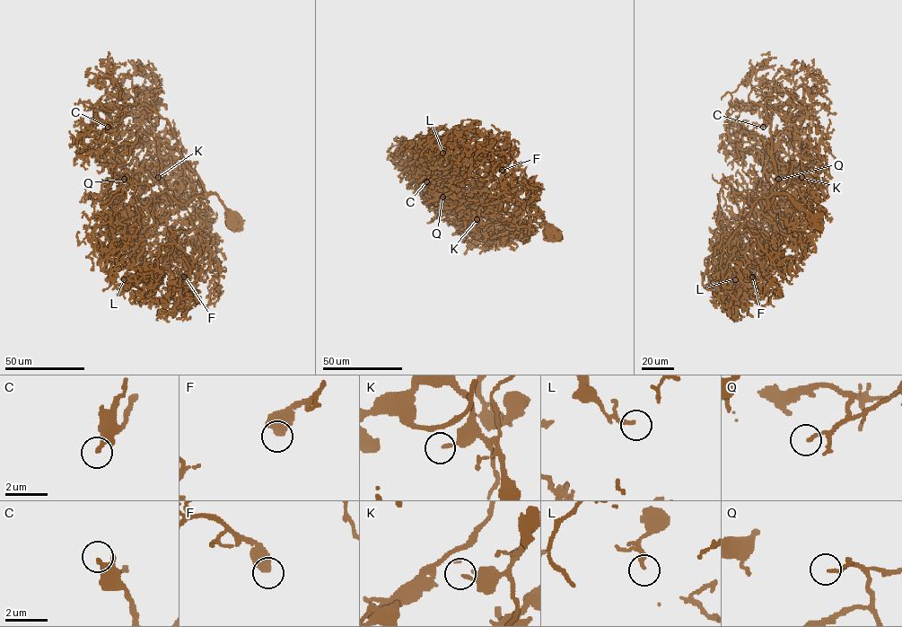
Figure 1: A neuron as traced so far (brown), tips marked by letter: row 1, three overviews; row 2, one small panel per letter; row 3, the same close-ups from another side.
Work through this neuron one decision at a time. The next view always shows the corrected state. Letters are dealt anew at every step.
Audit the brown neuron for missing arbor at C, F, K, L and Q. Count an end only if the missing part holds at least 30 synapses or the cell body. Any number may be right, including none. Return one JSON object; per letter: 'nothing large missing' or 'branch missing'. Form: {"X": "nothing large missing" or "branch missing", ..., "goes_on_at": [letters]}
{"C": "nothing large missing", "F": "branch missing", "K": "branch missing", "L": "nothing large missing", "Q": "nothing large missing", "goes_on_at": ["F", "K"]}

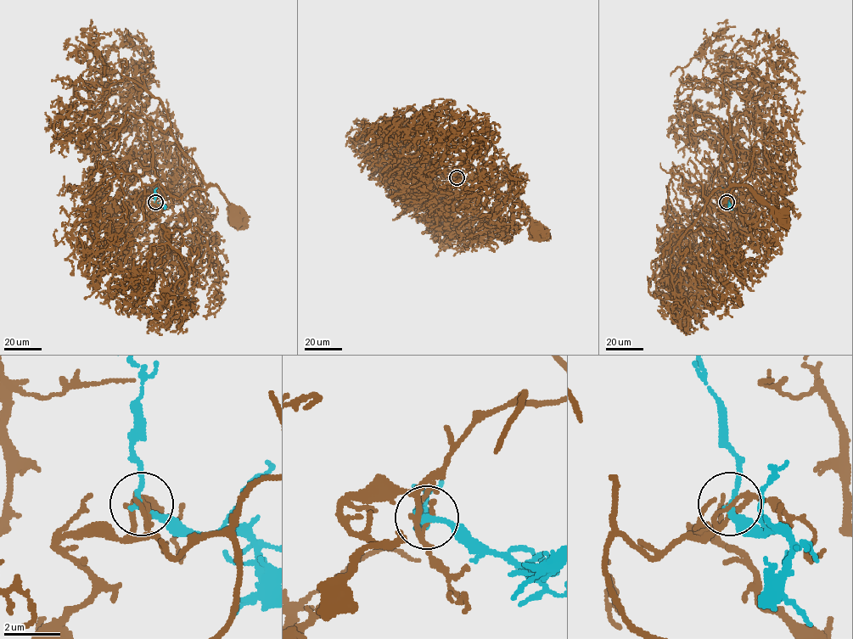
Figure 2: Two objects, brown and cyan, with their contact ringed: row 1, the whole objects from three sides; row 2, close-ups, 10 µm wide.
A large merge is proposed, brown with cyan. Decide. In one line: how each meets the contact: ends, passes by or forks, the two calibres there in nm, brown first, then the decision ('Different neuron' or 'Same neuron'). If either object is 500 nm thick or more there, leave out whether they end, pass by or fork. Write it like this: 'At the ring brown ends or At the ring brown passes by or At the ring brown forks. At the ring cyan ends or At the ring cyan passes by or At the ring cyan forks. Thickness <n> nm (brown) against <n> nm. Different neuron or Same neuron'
At the ring brown passes by. At the ring cyan passes by. Thickness 130 nm (brown) against 180 nm. Different neuron

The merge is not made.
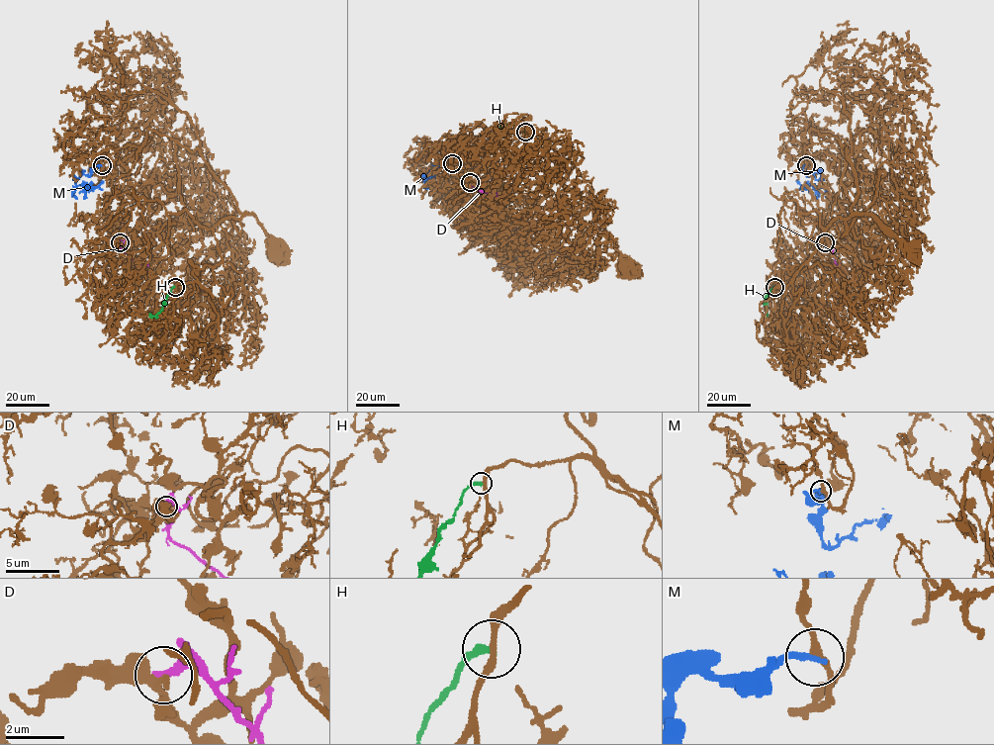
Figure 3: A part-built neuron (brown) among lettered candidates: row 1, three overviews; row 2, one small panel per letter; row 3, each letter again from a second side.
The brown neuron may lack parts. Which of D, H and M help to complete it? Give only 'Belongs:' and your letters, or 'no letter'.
Belongs: M

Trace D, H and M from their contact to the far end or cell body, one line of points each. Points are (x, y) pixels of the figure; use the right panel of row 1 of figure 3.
D: (825, 242), (832, 248), (836, 266), (847, 271)
H: (774, 287), (765, 297), (769, 316), (767, 313)
M: (806, 165), (806, 175), (812, 175), (820, 184), (802, 187), (796, 181)

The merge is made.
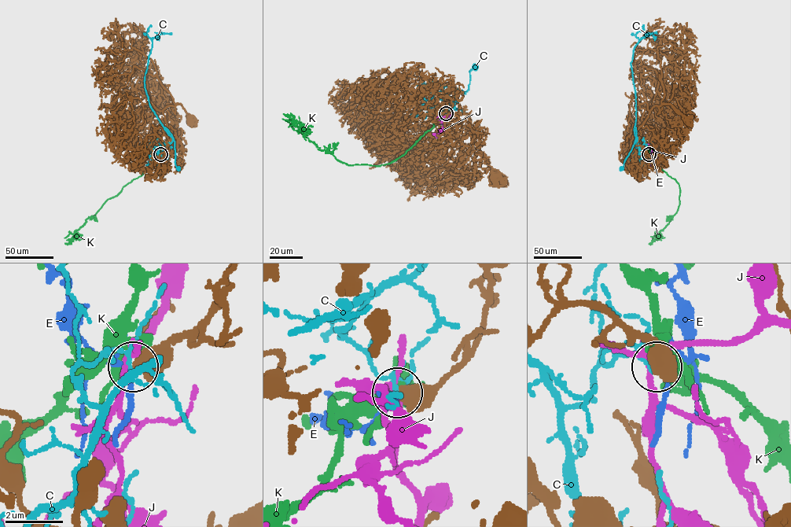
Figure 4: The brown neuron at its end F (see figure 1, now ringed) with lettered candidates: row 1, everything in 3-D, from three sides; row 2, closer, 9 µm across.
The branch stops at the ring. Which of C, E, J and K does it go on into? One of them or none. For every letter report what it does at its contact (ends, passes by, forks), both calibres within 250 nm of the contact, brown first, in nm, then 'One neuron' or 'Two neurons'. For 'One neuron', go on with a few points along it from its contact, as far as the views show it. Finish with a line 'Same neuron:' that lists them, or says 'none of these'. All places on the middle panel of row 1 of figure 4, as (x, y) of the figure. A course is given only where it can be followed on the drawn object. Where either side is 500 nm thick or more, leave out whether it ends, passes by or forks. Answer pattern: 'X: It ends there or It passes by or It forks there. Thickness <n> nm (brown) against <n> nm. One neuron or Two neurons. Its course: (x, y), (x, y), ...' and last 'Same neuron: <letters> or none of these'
C: Thickness 600 nm (brown) against 80 nm. Two neurons
E: Thickness 700 nm (brown) against 120 nm. Two neurons
J: It forks there. Thickness 440 nm (brown) against 200 nm. Two neurons
K: Thickness 500 nm (brown) against 420 nm. Two neurons
Same neuron: none of these

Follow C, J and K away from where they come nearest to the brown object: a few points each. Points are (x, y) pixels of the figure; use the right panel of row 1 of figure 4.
C: (649, 154), (645, 155), (642, 146), (635, 143), (634, 127), (634, 143), (621, 168)
J: (649, 153), (660, 153)
K: (649, 153), (659, 163), (661, 169), (678, 183), (680, 192), (677, 211), (649, 243)

